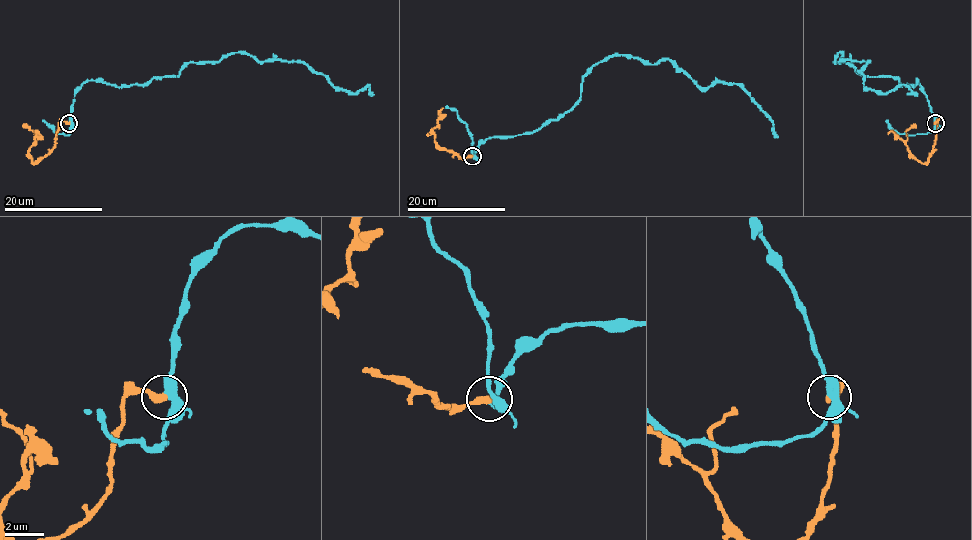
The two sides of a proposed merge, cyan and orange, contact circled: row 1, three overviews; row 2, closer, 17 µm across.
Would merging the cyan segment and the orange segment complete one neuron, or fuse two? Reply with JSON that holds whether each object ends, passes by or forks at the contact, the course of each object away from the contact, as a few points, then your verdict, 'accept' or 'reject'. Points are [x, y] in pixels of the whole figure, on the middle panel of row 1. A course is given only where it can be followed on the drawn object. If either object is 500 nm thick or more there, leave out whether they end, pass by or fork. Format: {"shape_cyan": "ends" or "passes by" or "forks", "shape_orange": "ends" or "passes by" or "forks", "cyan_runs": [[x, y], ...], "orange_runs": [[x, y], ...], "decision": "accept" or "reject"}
{"shape_cyan": "passes by", "shape_orange": "ends", "cyan_runs": [[472, 156], [486, 138], [569, 112], [593, 66], [624, 54], [670, 59], [699, 86], [738, 85], [776, 137]], "orange_runs": [[472, 156], [462, 157], [443, 150], [432, 131], [438, 127], [426, 135]], "decision": "reject"}

